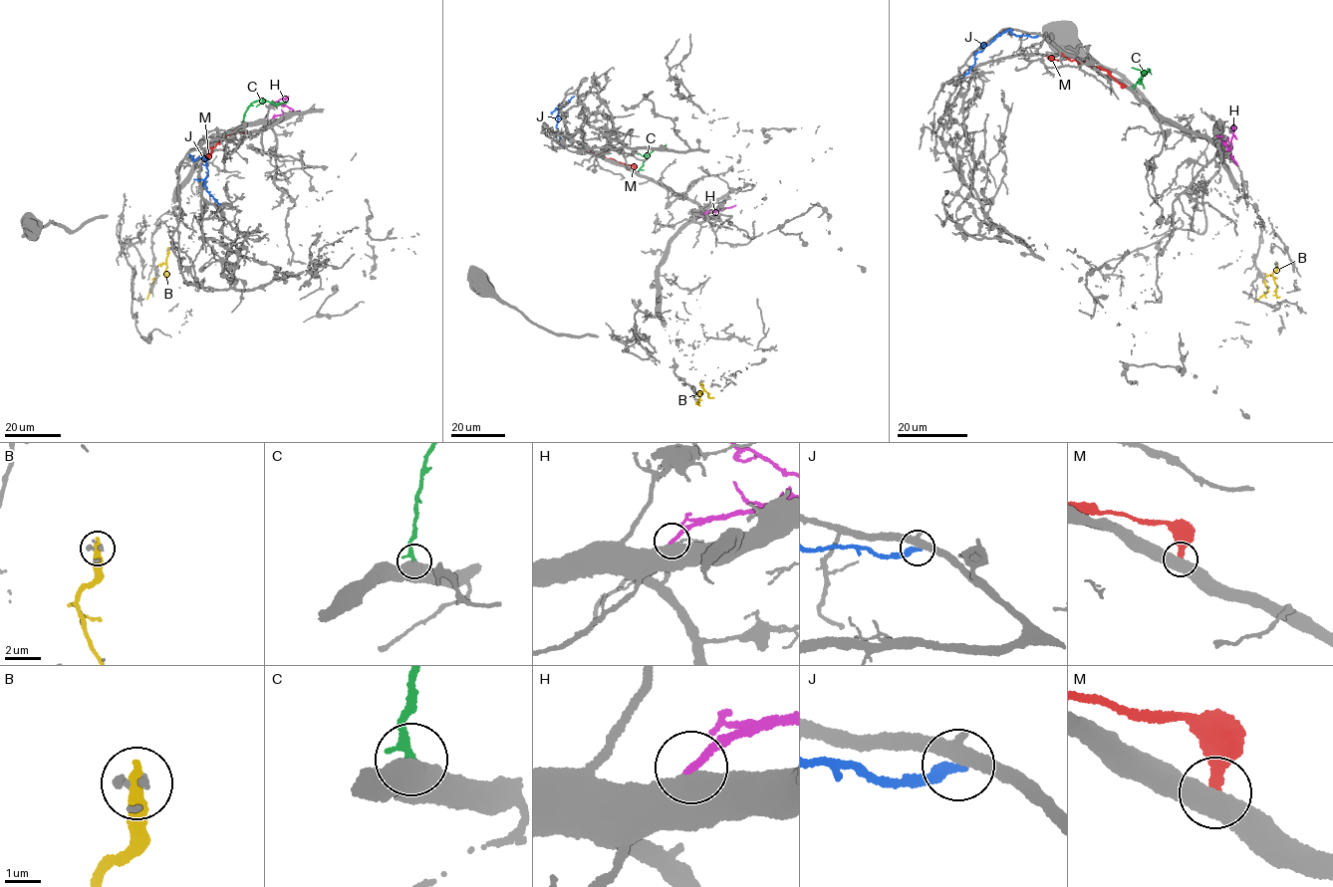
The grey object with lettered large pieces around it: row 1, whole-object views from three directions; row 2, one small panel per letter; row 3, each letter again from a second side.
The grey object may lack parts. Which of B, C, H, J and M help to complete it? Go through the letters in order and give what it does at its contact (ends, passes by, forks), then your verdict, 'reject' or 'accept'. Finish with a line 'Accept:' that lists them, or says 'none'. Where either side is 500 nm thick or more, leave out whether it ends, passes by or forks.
B: reject
C: accept
H: reject
J: it ends; reject
M: reject
Accept: C

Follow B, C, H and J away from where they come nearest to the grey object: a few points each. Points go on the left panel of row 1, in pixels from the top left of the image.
B: (167, 249), (166, 262), (158, 264), (155, 270), (157, 278), (147, 300)
C: (242, 129), (244, 112), (252, 103), (261, 99), (274, 104), (287, 102)
H: (271, 118), (294, 111), (278, 101), (289, 97)
J: (188, 153), (193, 160), (201, 154), (206, 161), (206, 190), (221, 205)

